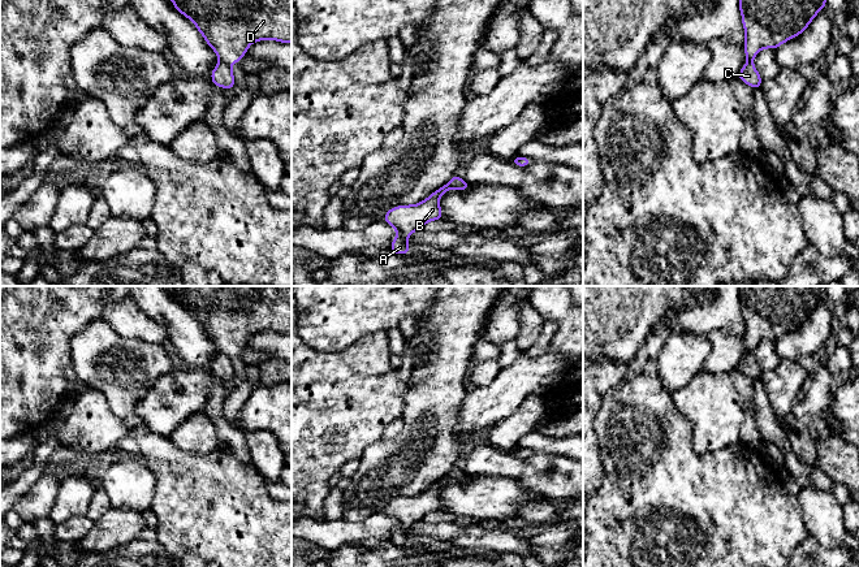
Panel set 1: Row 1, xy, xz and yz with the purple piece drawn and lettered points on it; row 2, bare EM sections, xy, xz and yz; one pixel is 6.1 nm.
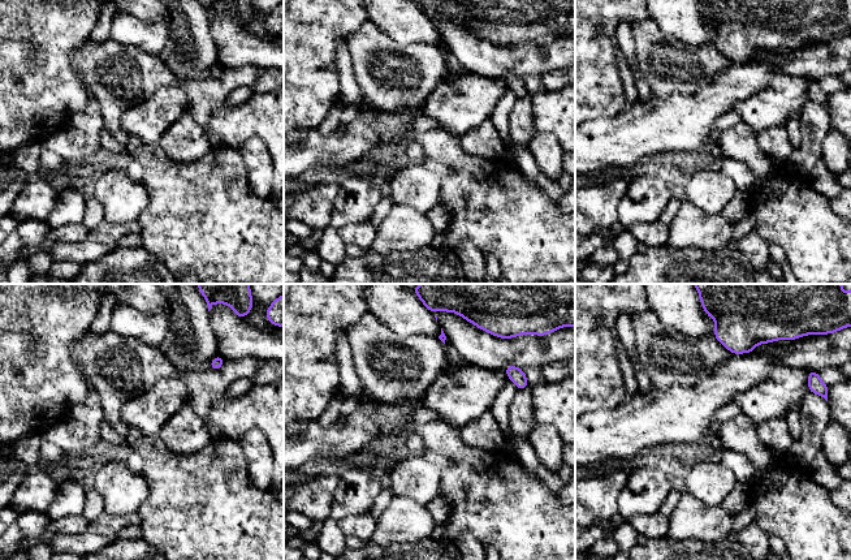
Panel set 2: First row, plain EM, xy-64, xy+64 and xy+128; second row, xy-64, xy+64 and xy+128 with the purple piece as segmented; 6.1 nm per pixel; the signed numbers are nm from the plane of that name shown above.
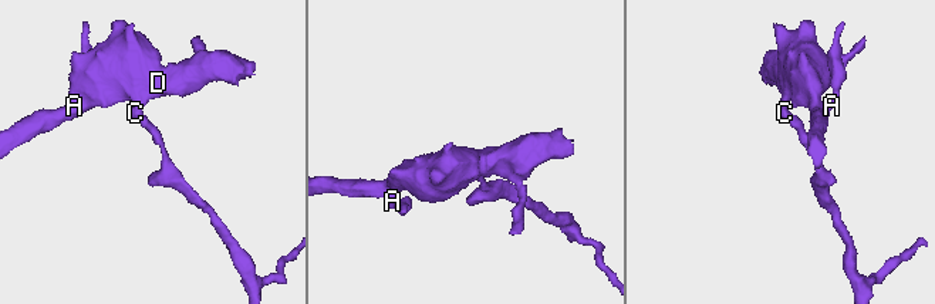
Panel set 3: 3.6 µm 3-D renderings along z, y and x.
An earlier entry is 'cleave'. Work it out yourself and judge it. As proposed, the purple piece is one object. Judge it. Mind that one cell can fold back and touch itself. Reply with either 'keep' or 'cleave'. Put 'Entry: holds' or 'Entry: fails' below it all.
cleave
Entry: holds

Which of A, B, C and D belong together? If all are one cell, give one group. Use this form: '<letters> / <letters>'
A B D / C

